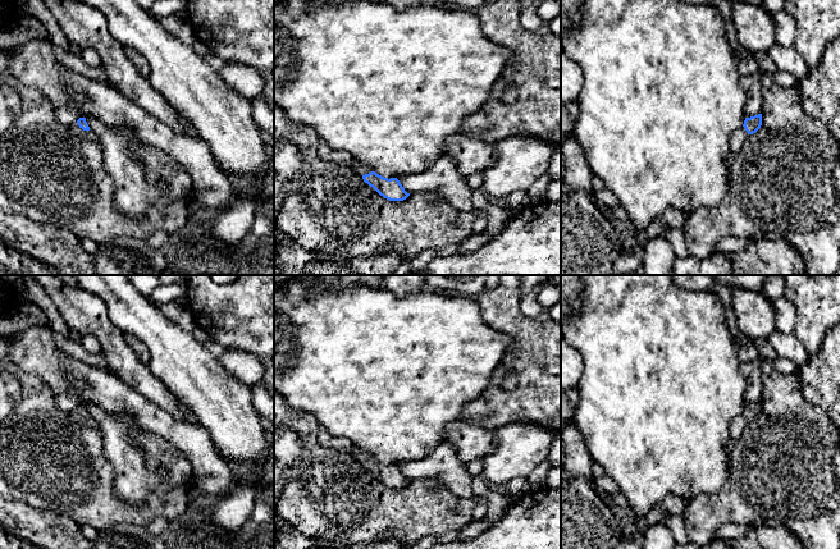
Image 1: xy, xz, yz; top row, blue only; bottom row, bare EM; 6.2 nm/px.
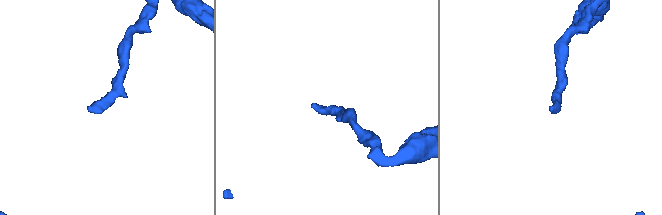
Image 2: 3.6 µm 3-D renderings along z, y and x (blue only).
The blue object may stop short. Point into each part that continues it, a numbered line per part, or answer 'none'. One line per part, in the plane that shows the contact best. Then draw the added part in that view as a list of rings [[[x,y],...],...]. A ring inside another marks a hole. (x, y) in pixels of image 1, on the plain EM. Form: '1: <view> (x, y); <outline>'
1: xy (74, 415); [[[77,408],[69,413],[69,417],[73,422],[83,427],[96,427],[96,421],[92,417],[83,417]]]

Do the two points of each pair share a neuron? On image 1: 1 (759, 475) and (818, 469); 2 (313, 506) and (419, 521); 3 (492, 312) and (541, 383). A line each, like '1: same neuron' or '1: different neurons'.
1: same neuron
2: same neuron
3: same neuron

